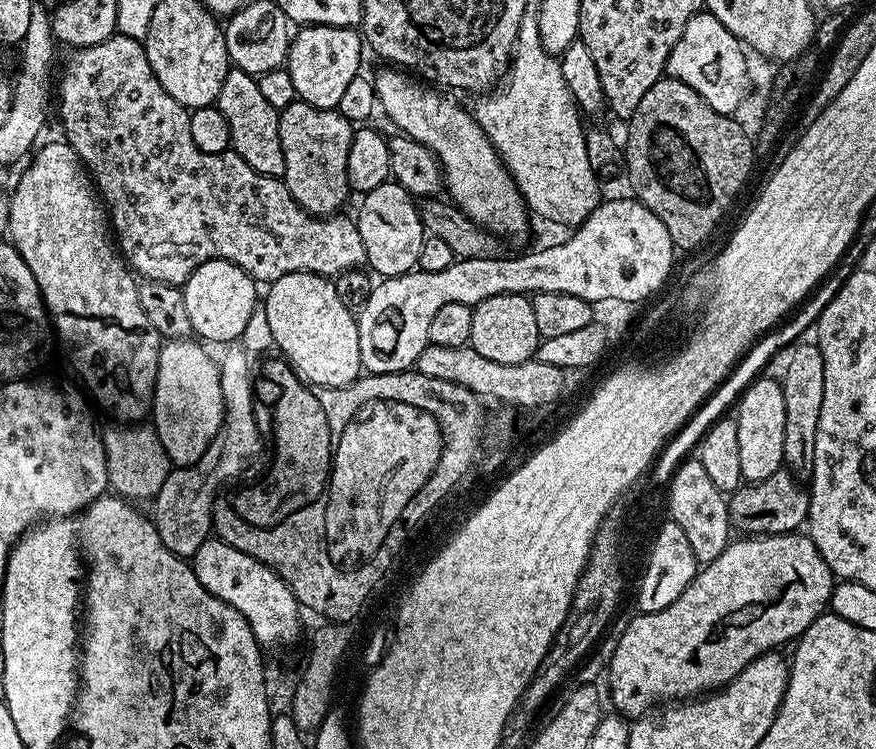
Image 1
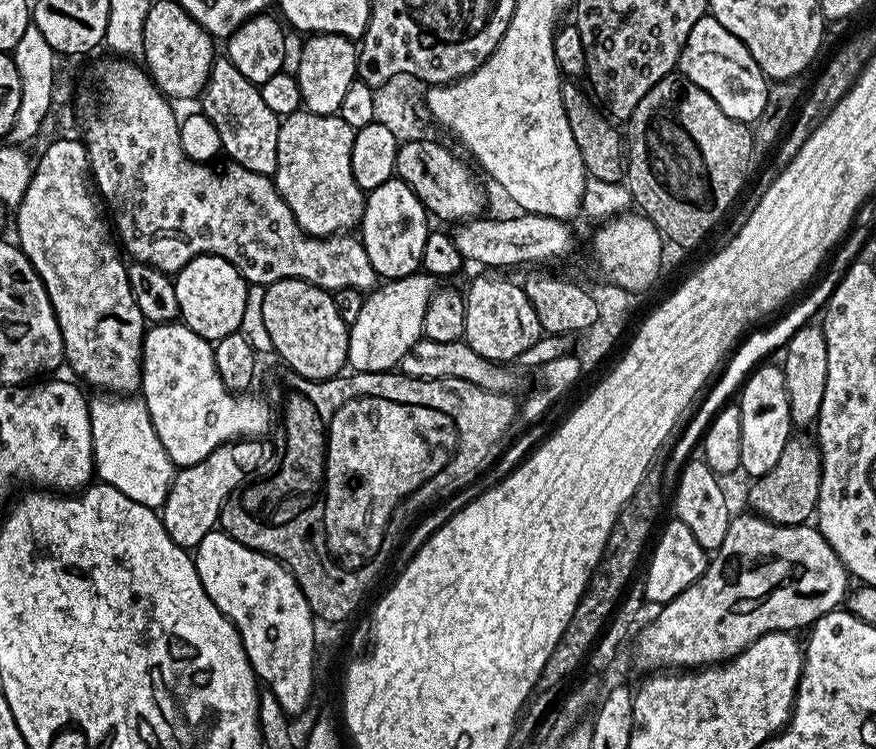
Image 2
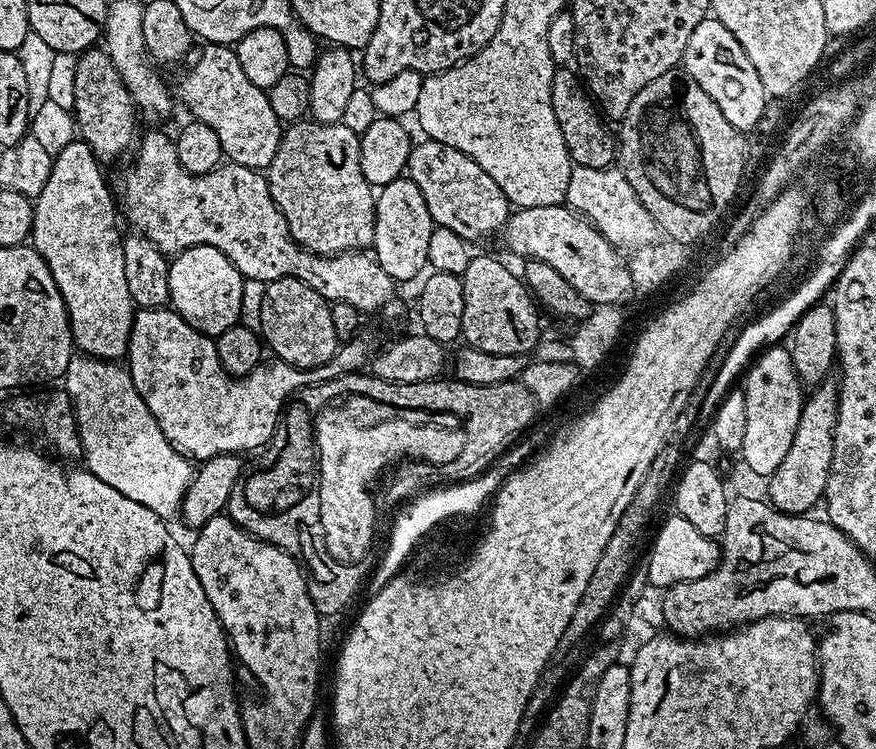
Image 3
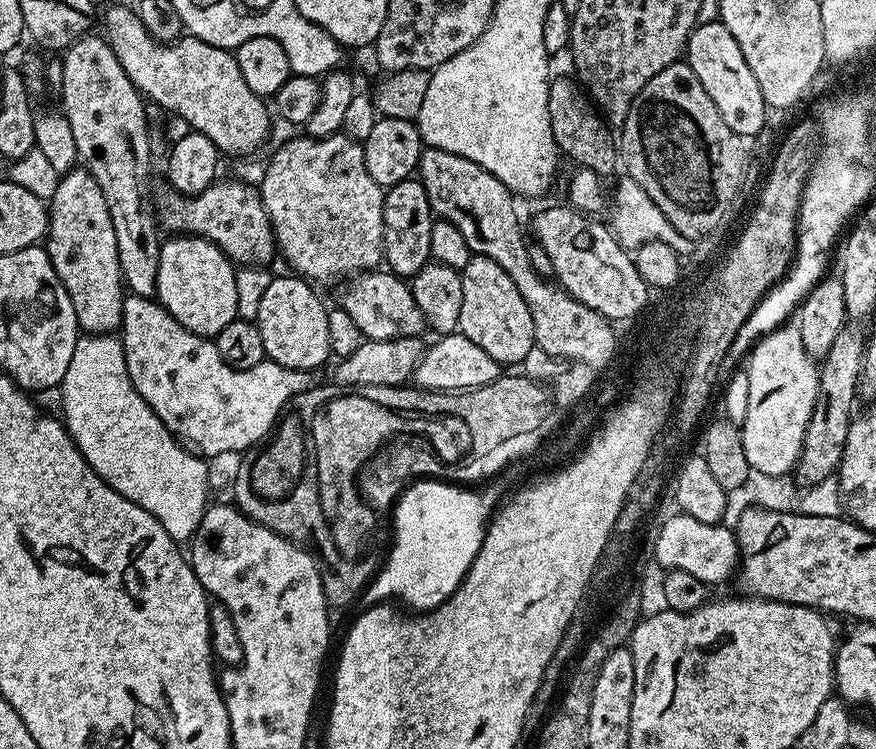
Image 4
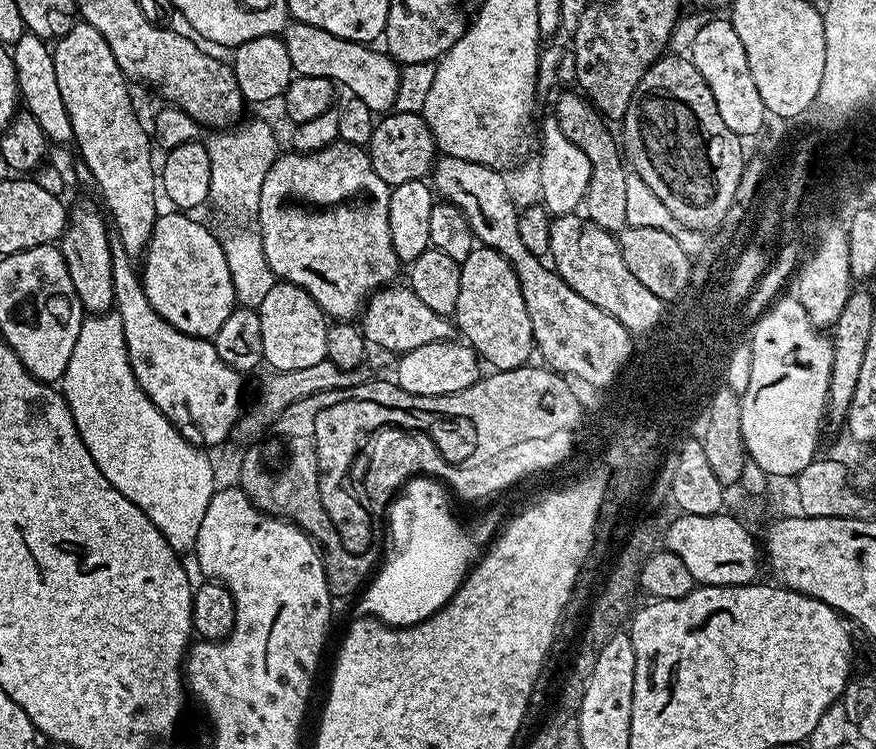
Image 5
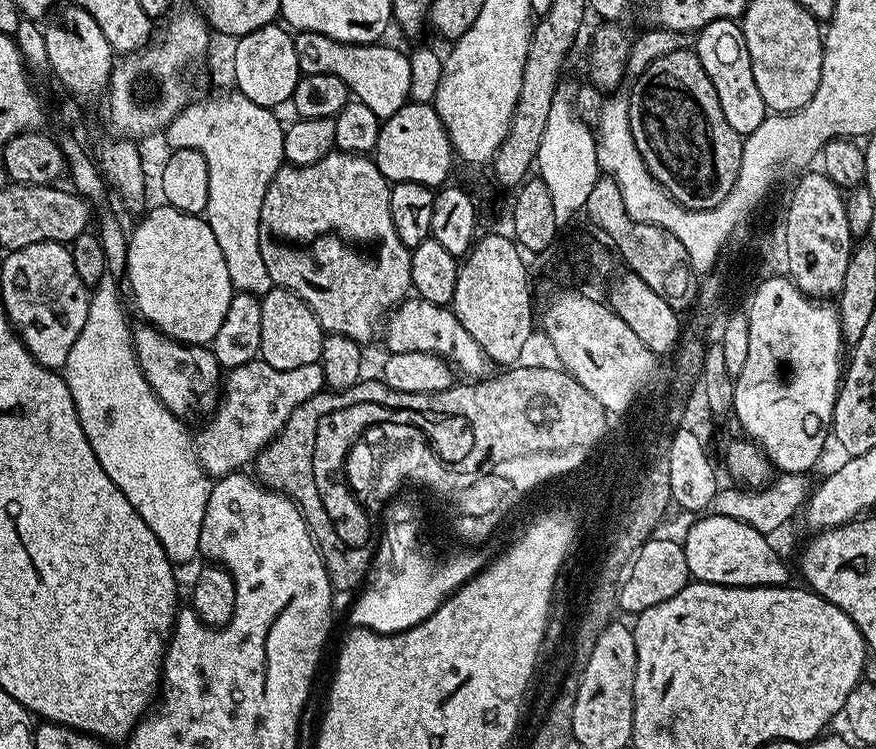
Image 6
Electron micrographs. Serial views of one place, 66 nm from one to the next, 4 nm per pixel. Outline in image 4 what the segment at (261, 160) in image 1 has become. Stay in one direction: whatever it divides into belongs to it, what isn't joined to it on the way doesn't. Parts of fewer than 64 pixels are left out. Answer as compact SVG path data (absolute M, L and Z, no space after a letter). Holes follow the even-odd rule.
M112 4L105 10L102 35L114 50L118 62L122 62L122 70L126 70L130 82L134 82L141 96L165 113L181 116L191 131L206 134L206 138L210 138L210 142L214 142L214 146L225 157L251 157L267 142L273 120L269 105L268 108L264 105L267 104L265 97L250 90L246 78L242 78L242 70L238 70L235 55L229 49L210 46L197 36L187 34L171 42L156 40L148 33L146 26L142 26L142 18L135 7L127 8L124 4Z

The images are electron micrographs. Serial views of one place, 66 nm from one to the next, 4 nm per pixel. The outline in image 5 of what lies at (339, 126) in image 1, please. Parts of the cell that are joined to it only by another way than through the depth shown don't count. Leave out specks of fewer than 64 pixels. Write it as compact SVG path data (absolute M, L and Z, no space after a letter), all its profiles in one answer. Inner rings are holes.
M337 142L317 152L288 150L285 156L284 153L277 155L274 166L266 170L260 201L254 209L270 270L274 270L283 283L306 290L325 316L336 322L351 321L373 292L391 285L395 281L392 279L402 272L390 242L391 193L390 185L374 174L374 166L361 145Z

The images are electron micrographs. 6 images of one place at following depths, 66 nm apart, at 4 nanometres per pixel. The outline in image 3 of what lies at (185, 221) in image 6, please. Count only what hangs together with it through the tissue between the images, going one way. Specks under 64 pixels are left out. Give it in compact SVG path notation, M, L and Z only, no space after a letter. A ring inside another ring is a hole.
M214 246L187 248L171 257L168 273L171 307L191 328L215 338L237 324L245 279L226 254L214 250Z

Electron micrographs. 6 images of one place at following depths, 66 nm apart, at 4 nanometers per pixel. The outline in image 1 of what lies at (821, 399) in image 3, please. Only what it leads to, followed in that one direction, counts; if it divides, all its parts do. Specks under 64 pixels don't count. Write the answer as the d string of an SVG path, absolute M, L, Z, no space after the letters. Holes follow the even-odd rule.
M781 470L755 482L745 483L727 497L728 518L737 533L750 536L777 536L797 531L808 519L808 492L791 471Z

